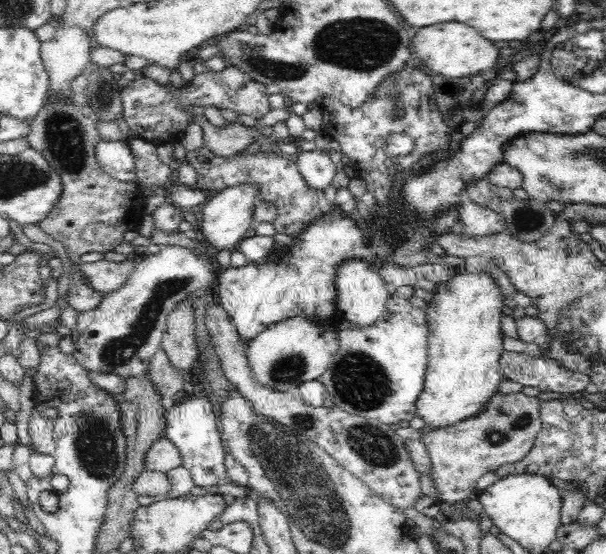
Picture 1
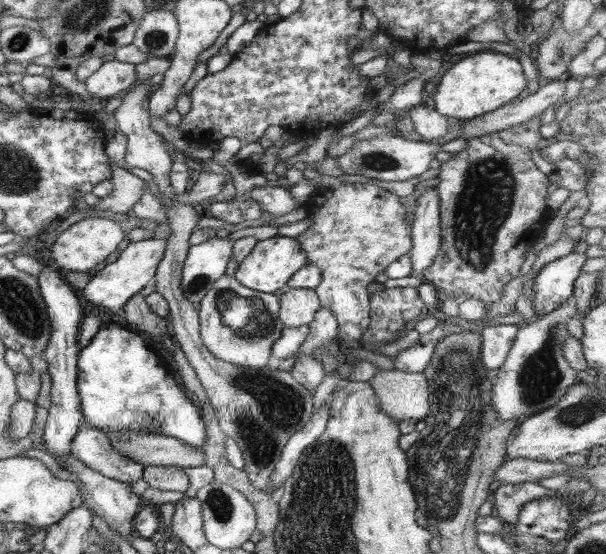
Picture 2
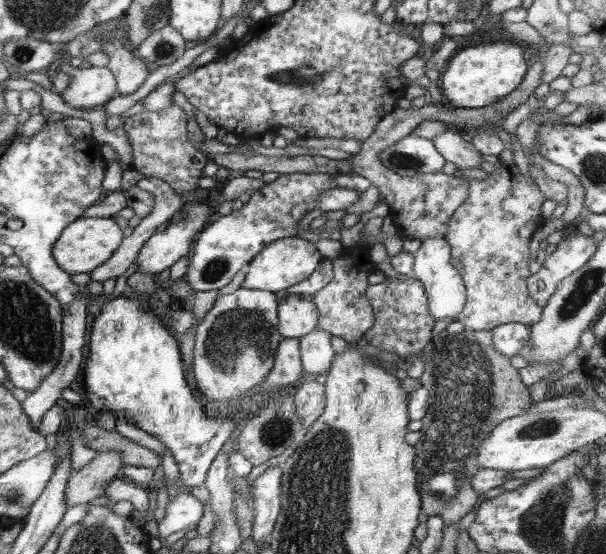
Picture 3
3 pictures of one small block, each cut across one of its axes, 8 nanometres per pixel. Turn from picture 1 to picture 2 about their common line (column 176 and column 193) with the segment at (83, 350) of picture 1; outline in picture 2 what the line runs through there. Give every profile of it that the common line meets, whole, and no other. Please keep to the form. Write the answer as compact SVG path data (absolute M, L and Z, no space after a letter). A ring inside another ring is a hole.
M213 237L192 245L182 265L181 283L186 298L198 308L204 295L226 272L233 256L234 239Z

